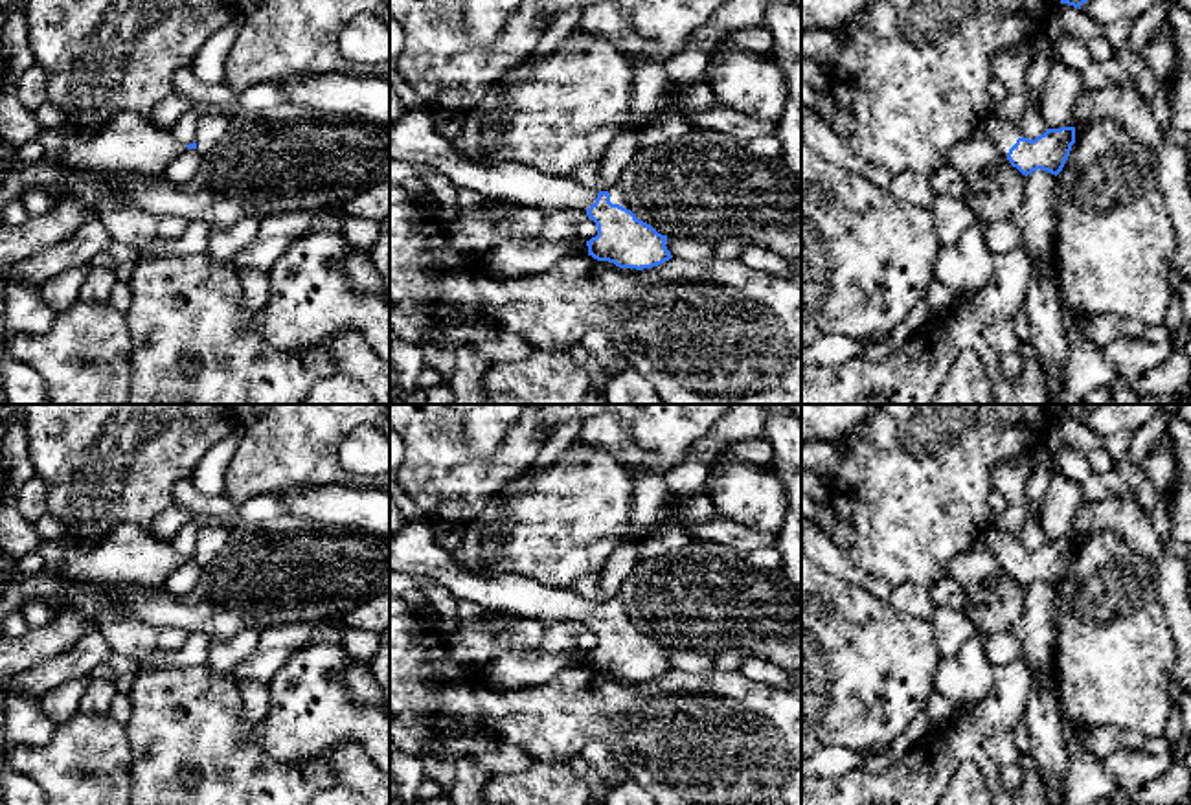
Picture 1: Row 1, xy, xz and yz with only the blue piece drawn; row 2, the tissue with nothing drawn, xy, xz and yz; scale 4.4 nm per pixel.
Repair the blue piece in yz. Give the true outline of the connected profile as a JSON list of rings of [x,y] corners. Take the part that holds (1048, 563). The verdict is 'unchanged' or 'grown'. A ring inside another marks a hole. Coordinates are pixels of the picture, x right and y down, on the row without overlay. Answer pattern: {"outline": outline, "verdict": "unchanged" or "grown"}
{"outline": [[[992,526],[983,533],[978,546],[989,550],[1007,577],[1016,579],[1026,588],[1037,581],[1057,588],[1075,555],[1075,539],[1048,540],[1029,551],[1013,535],[1005,535]]], "verdict": "grown"}

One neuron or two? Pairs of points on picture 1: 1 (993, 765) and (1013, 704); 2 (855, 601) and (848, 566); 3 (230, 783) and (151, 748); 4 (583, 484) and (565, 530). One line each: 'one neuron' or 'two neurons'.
1: one neuron
2: two neurons
3: one neuron
4: one neuron

